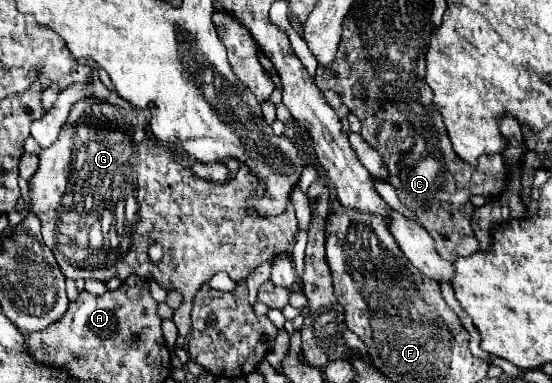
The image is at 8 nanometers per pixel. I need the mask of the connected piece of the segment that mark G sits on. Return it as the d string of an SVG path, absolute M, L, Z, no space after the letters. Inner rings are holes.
M84 100L84 104L76 104L74 108L74 114L70 118L70 124L64 124L58 140L40 152L40 166L34 174L34 178L30 180L30 210L36 212L42 220L42 238L46 242L46 246L50 250L54 250L54 254L62 256L62 266L60 270L64 272L66 278L72 278L72 280L78 280L78 278L98 278L98 280L110 280L110 278L120 278L120 280L126 280L130 274L132 276L138 276L142 280L156 280L166 292L172 292L172 290L178 290L182 294L182 310L176 310L174 312L174 322L176 322L176 328L178 328L178 334L180 336L186 336L190 332L190 310L192 310L192 302L194 302L194 294L198 292L198 288L202 288L202 284L206 284L216 272L228 272L230 278L240 284L240 282L246 282L250 274L254 274L254 270L262 264L262 262L268 262L272 260L274 254L278 252L288 252L290 250L290 244L294 244L294 236L298 232L298 220L296 220L296 214L294 214L294 206L292 206L292 198L288 200L288 206L286 206L286 212L282 212L282 216L254 216L254 212L248 212L246 208L246 202L250 200L250 196L254 196L254 192L258 192L258 188L262 186L262 182L258 182L258 176L252 176L250 168L246 168L244 172L240 170L240 174L236 176L236 180L232 184L214 184L214 182L208 182L204 178L198 178L196 174L192 174L190 168L184 168L180 166L176 160L174 160L175 150L161 145L156 145L150 136L146 134L146 124L150 122L150 110L148 108L134 108L134 110L124 110L124 108L118 108L118 106L110 106L110 104L98 104L98 100ZM152 242L162 242L164 246L164 258L158 262L158 264L152 264L150 258L148 258L148 246Z

